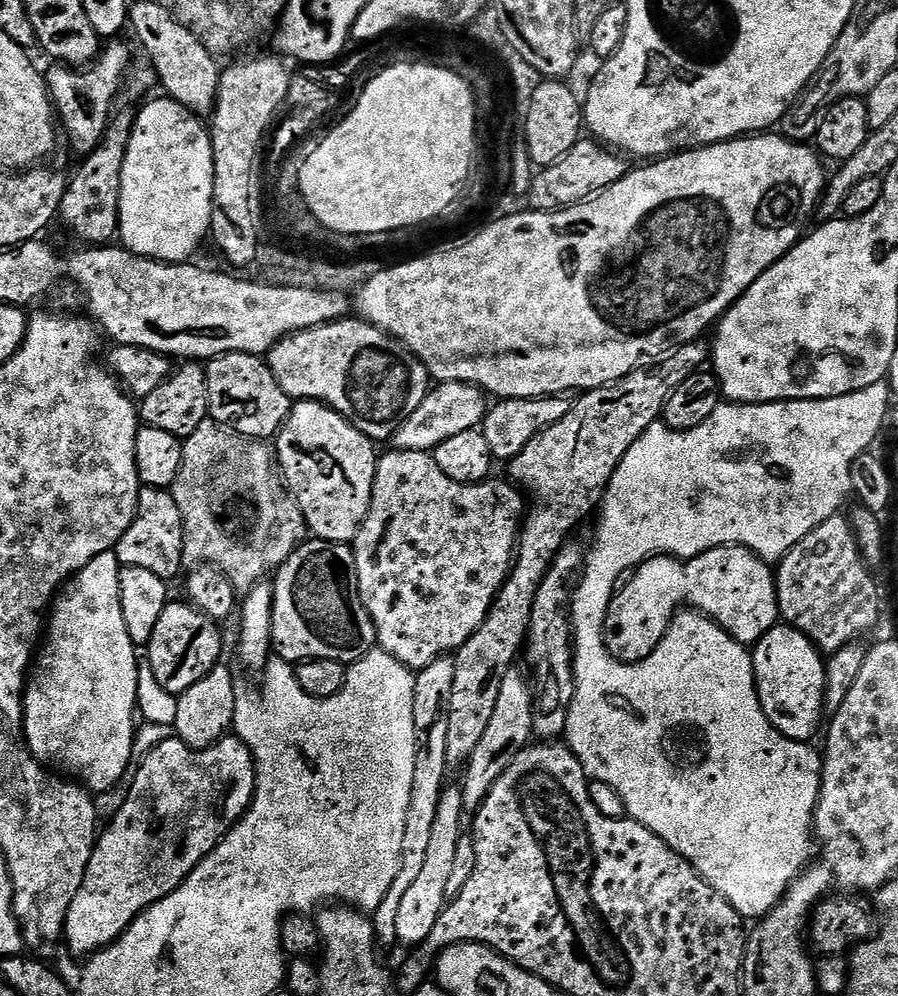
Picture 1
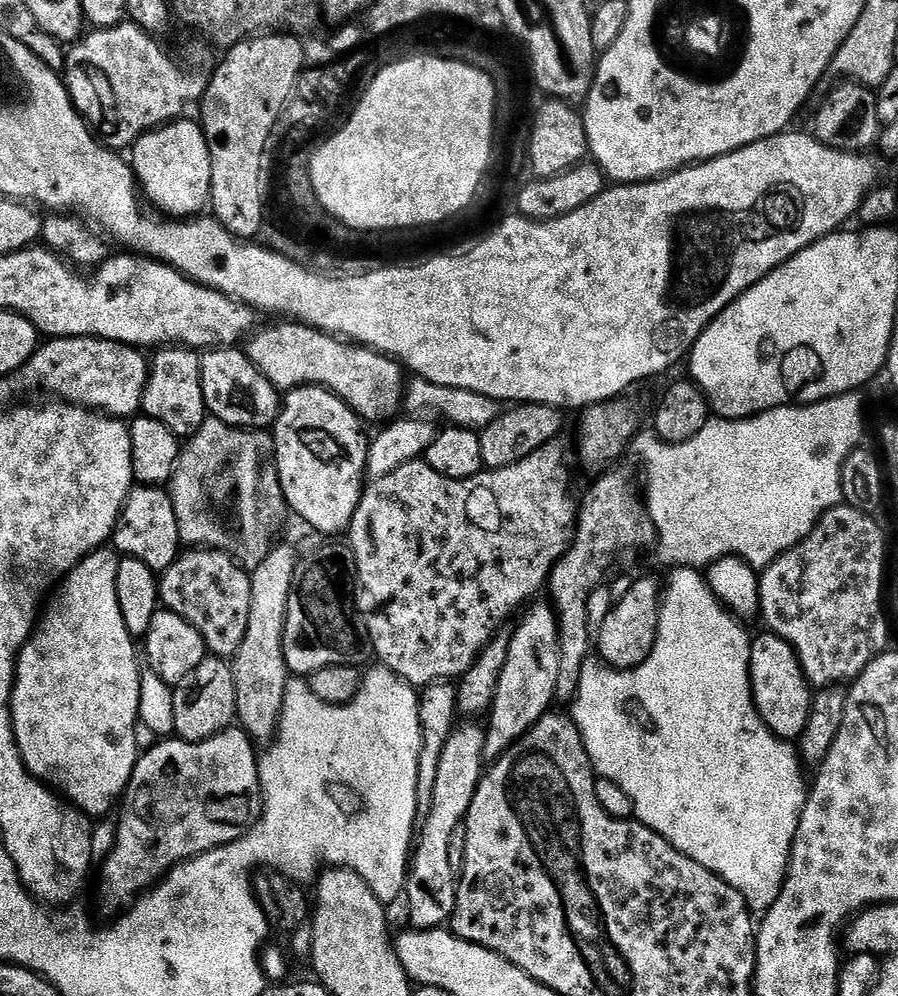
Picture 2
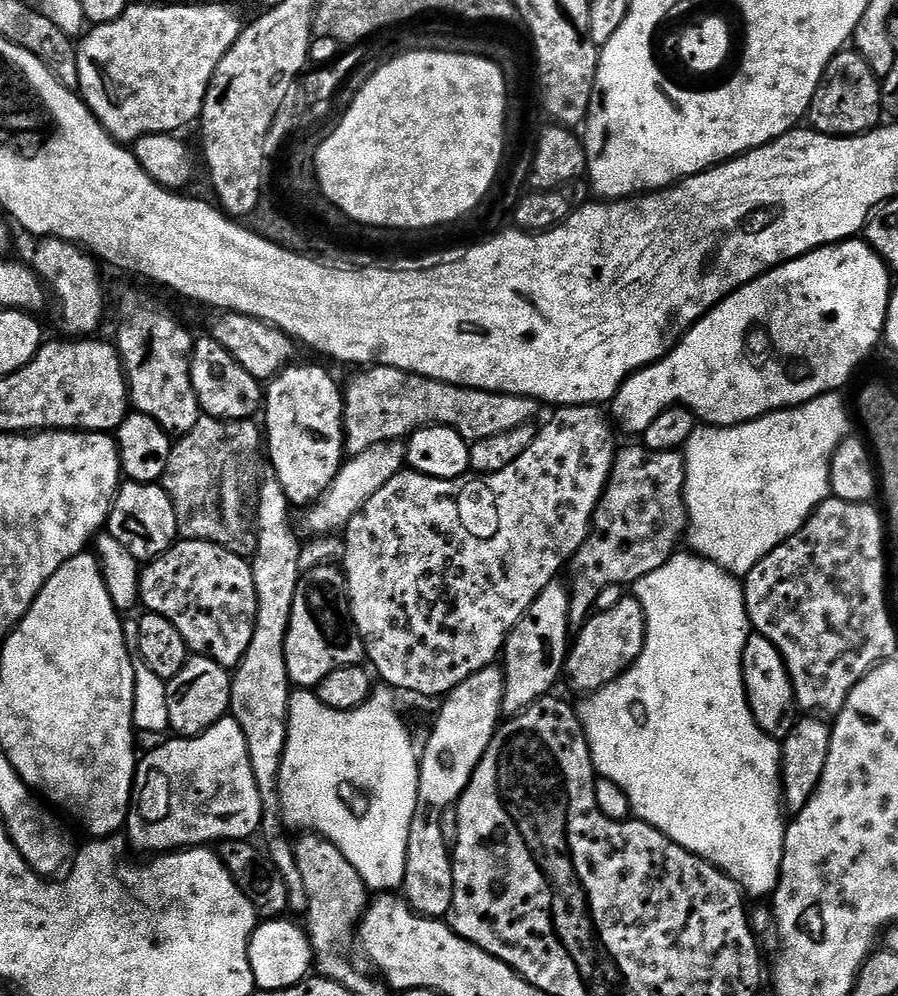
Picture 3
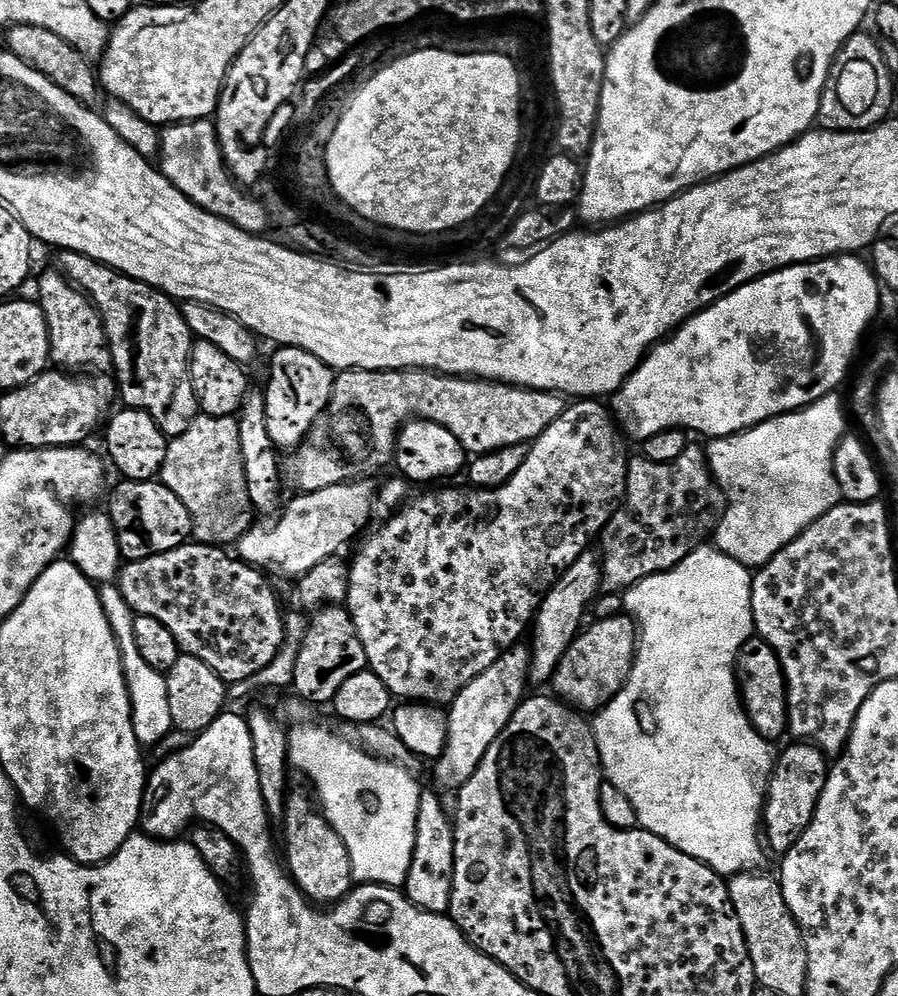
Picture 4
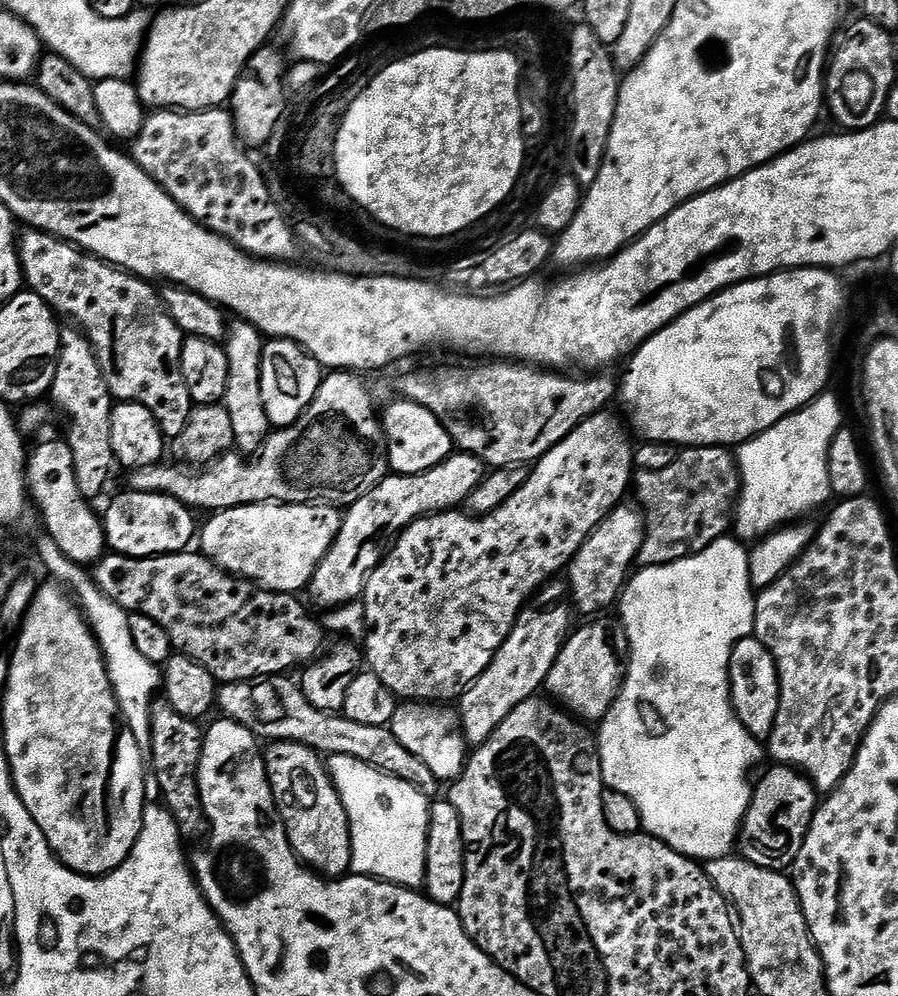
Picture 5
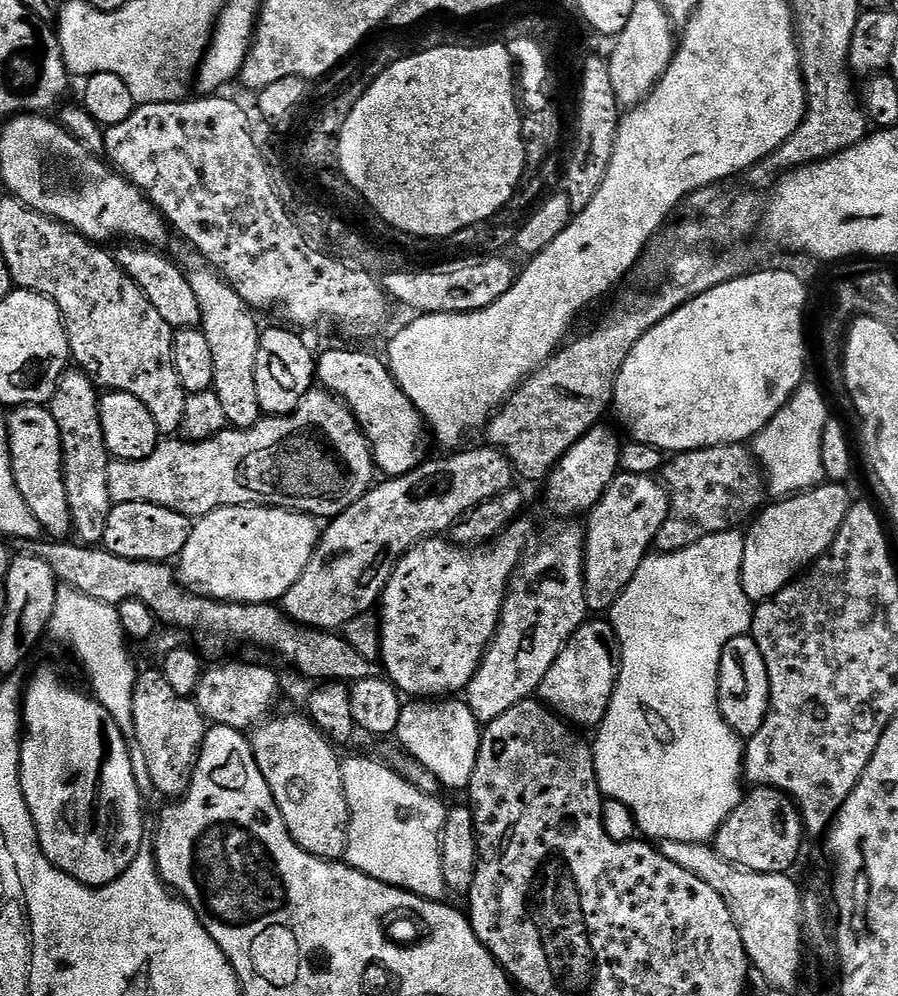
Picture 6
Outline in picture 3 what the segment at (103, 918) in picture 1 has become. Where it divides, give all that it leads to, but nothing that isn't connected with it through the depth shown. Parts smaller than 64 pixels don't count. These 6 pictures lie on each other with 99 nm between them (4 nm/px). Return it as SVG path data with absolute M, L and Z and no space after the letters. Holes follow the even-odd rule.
M231 718L219 720L200 736L171 738L153 752L139 757L136 782L132 790L132 806L128 809L126 833L140 852L167 854L189 848L212 846L225 840L247 840L260 831L263 817L262 799L251 769L250 754L242 726Z

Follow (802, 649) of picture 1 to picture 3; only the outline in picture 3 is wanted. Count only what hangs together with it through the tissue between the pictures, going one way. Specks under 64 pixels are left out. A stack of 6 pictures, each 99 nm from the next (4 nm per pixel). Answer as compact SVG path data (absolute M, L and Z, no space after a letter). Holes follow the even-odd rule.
M755 634L749 635L746 646L744 647L744 653L742 654L742 670L744 671L744 689L748 695L748 705L754 714L756 725L758 725L767 736L771 736L773 740L777 742L784 741L792 729L794 723L794 715L792 716L792 712L795 713L797 707L796 695L792 689L790 674L786 670L782 654L778 654L776 647L773 646L766 637Z

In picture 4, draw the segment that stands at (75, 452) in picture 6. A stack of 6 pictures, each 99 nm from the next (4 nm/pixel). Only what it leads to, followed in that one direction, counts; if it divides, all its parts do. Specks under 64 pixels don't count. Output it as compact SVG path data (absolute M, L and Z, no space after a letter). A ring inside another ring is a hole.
M59 270L42 273L36 292L40 295L38 303L48 327L51 363L69 374L92 374L88 372L111 369L112 355L108 349L104 323L88 293L76 287Z

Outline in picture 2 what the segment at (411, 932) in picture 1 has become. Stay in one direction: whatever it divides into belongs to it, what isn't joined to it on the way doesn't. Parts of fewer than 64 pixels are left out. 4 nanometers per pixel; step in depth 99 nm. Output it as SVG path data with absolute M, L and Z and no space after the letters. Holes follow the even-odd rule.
M461 723L450 734L442 750L442 758L438 761L438 779L434 782L434 802L430 806L430 814L423 817L414 840L408 866L406 901L408 900L408 916L412 919L411 927L416 930L439 929L447 925L454 914L458 875L450 868L450 834L459 823L464 822L486 768L485 729L476 724L479 723Z

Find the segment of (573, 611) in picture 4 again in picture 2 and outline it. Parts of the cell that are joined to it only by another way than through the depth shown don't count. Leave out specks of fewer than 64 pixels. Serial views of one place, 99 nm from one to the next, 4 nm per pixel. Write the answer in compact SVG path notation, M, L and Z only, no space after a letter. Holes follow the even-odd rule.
M533 603L519 617L521 620L516 632L511 633L512 641L506 654L506 666L502 666L502 678L498 678L496 683L492 711L486 716L488 724L486 723L484 734L485 761L497 760L504 751L521 740L543 716L548 715L556 700L560 627L556 624L556 612L551 603L543 603Z

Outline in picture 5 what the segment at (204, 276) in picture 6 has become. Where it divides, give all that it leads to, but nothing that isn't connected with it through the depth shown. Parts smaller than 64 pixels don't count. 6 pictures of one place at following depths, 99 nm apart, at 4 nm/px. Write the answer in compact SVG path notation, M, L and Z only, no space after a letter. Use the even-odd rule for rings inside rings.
M237 319L235 323L229 327L223 345L229 362L230 378L226 381L226 394L222 403L230 414L230 423L234 425L235 451L255 454L268 441L270 431L266 406L262 402L262 354L266 340L254 325L245 320Z

